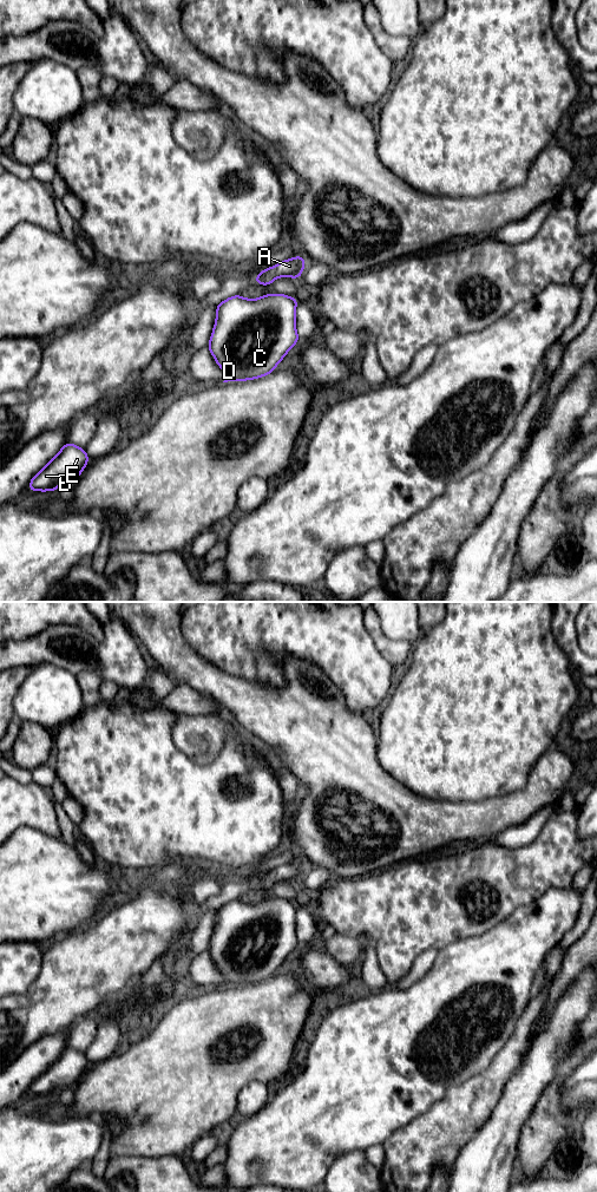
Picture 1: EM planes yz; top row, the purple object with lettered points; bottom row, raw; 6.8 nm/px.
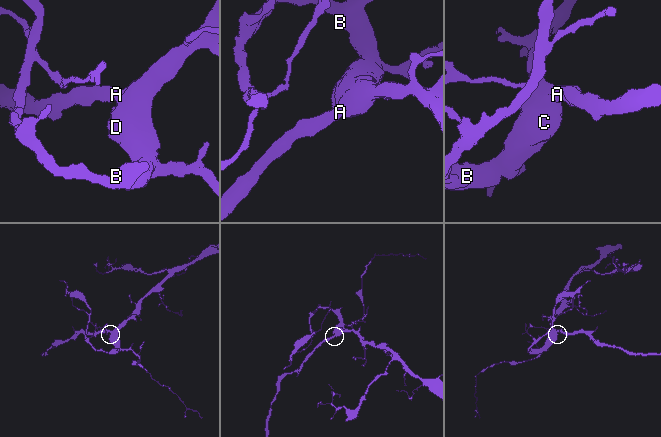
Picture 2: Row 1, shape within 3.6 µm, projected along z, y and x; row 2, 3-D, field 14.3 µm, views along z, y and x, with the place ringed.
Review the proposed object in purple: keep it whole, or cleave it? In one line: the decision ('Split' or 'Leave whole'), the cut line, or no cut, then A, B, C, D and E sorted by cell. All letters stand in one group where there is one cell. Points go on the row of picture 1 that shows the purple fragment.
Leave whole. No split. Groups: A B C D E

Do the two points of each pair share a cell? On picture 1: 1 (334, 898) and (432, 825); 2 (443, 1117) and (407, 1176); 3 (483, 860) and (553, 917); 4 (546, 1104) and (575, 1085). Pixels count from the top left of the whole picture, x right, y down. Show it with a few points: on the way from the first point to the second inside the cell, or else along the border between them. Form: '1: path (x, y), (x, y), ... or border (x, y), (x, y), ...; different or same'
1: border (393, 864), (353, 878), (340, 878); different
2: path (437, 1131), (409, 1158), (409, 1161); same
3: border (558, 888), (546, 890), (510, 915); different
4: border (575, 1068), (562, 1087), (561, 1105), (568, 1112); different

